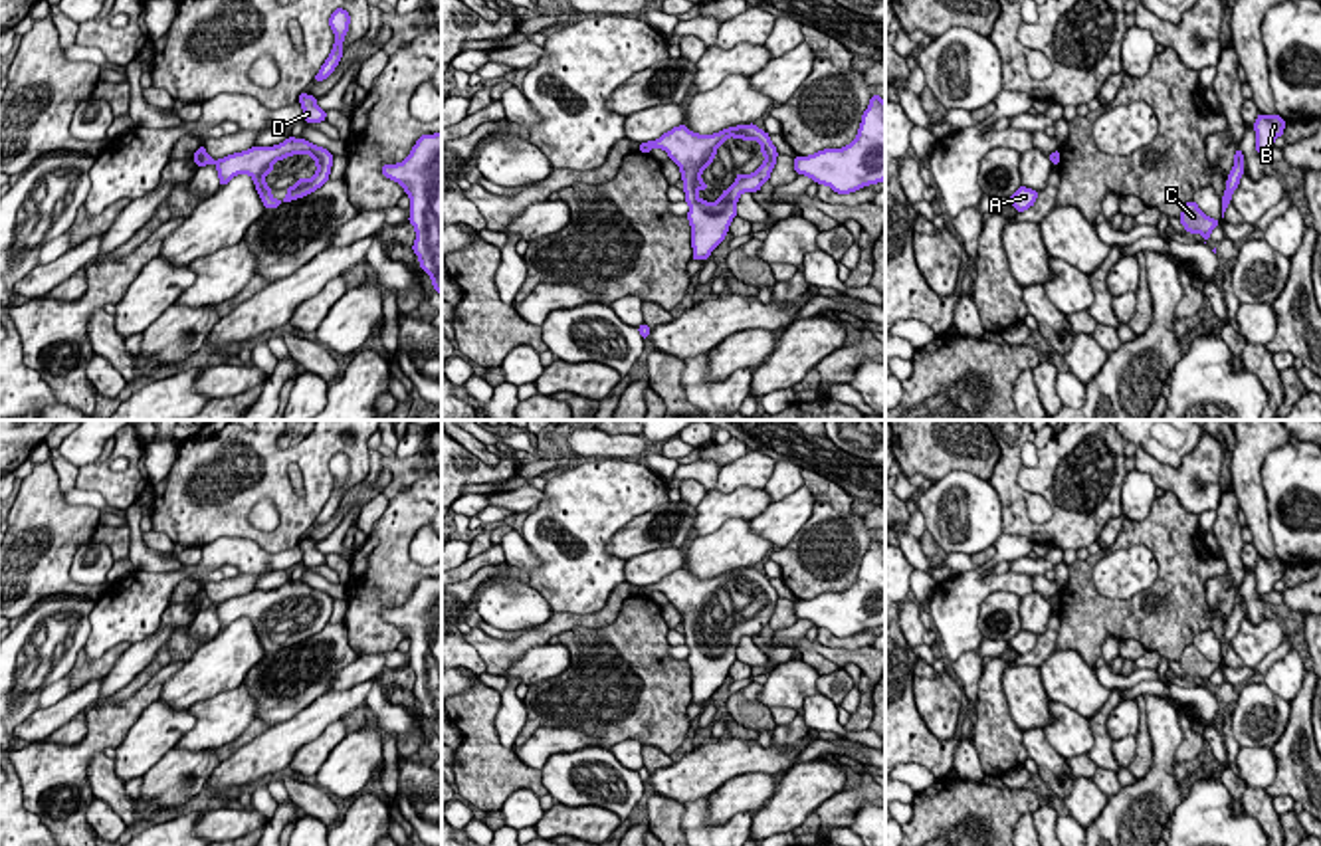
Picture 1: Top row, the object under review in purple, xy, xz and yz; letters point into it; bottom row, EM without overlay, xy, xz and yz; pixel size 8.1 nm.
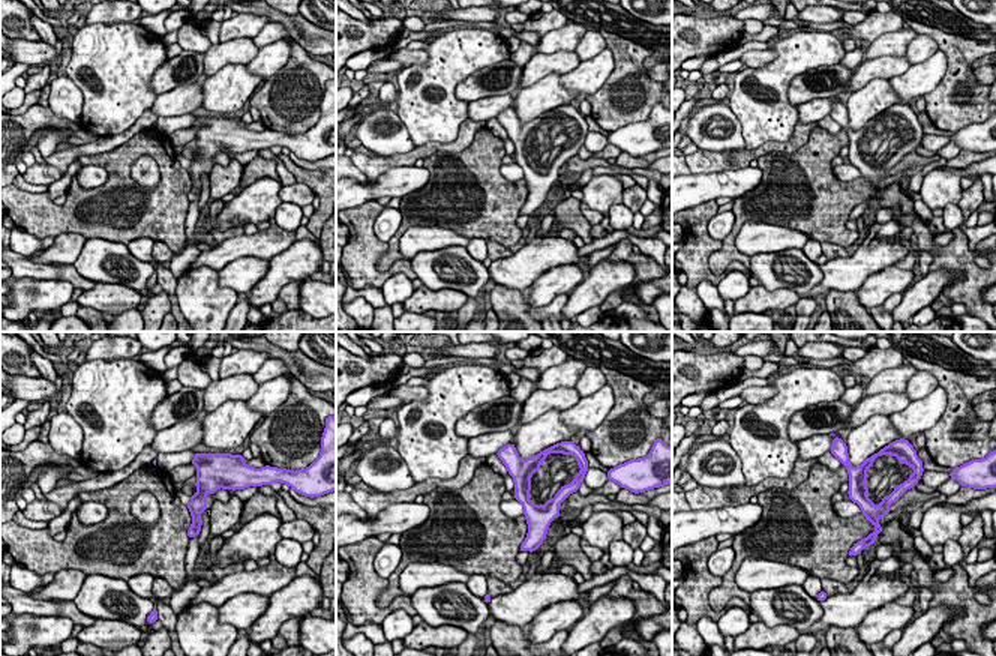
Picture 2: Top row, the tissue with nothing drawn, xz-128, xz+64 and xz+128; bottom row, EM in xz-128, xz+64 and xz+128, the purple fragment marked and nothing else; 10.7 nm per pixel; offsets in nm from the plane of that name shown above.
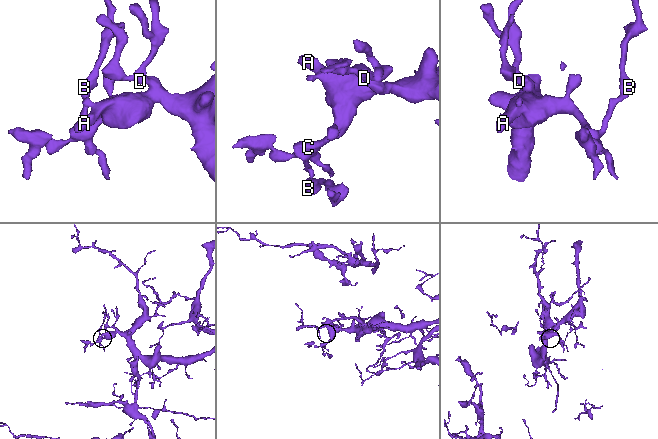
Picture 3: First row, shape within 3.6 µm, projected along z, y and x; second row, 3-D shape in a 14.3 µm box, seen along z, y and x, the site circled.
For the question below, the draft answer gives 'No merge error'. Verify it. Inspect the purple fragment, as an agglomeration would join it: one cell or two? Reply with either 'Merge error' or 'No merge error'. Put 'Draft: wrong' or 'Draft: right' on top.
Draft: right
No merge error

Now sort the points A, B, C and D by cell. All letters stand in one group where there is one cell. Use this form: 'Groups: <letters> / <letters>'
Groups: A B C D

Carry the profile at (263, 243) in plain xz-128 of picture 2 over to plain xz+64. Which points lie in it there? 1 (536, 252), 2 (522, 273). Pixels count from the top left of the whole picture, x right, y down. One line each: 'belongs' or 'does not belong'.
1: belongs
2: belongs

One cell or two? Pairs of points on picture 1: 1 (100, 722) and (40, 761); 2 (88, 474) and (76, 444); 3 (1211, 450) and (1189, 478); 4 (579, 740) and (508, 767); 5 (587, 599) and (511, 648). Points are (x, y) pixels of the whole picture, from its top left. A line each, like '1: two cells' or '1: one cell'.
1: one cell
2: two cells
3: one cell
4: two cells
5: two cells

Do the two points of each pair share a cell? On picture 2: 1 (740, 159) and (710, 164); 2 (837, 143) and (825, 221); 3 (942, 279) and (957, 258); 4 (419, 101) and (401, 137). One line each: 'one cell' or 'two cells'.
1: one cell
2: one cell
3: two cells
4: two cells

